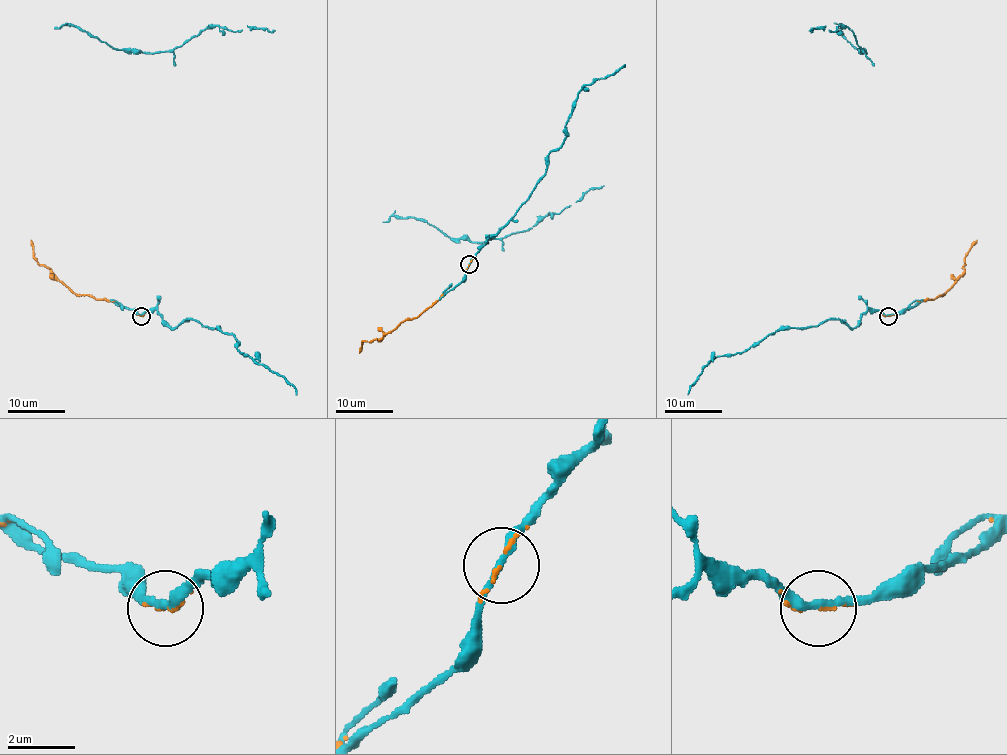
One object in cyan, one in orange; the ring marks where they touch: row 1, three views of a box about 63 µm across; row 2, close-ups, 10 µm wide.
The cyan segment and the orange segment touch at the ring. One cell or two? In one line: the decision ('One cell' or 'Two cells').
One cell

